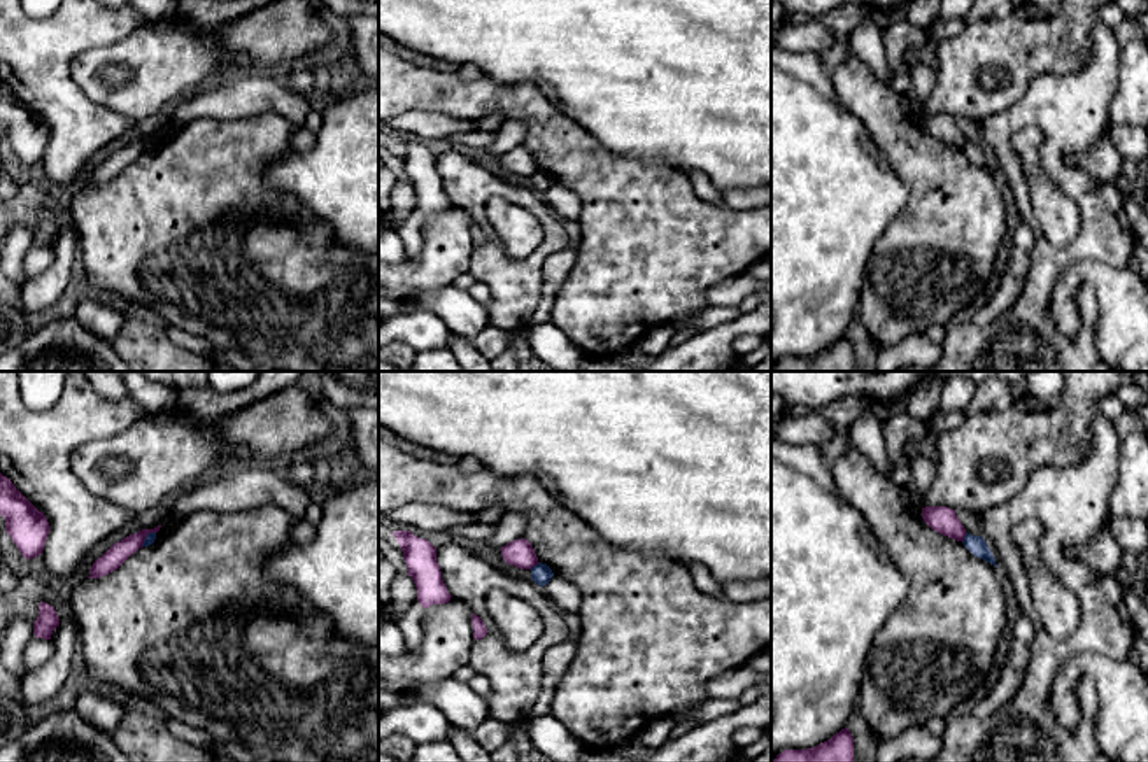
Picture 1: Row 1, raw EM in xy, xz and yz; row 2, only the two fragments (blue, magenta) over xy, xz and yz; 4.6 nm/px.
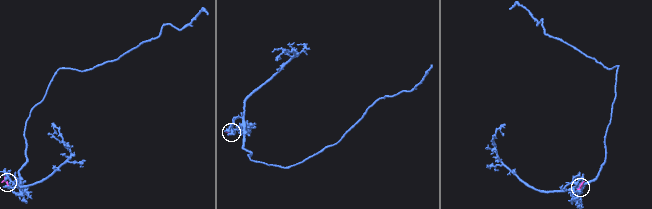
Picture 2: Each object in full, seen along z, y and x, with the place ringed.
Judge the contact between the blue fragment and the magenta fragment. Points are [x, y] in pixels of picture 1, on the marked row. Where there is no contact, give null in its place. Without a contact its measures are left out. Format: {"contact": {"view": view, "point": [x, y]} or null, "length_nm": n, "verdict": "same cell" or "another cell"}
{"contact": {"view": "yz", "point": [964, 538]}, "length_nm": 50, "verdict": "another cell"}

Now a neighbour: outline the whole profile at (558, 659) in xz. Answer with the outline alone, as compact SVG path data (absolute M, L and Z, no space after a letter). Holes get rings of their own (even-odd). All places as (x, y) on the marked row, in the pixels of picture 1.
M570 636L566 641L552 645L547 650L542 660L542 687L535 701L535 706L524 720L508 725L508 734L512 732L528 734L528 727L535 718L550 715L556 687L573 664L577 648L578 648L578 638Z

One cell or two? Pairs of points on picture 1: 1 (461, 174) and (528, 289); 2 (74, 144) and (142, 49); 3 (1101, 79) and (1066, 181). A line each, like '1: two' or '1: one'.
1: one
2: two
3: one

